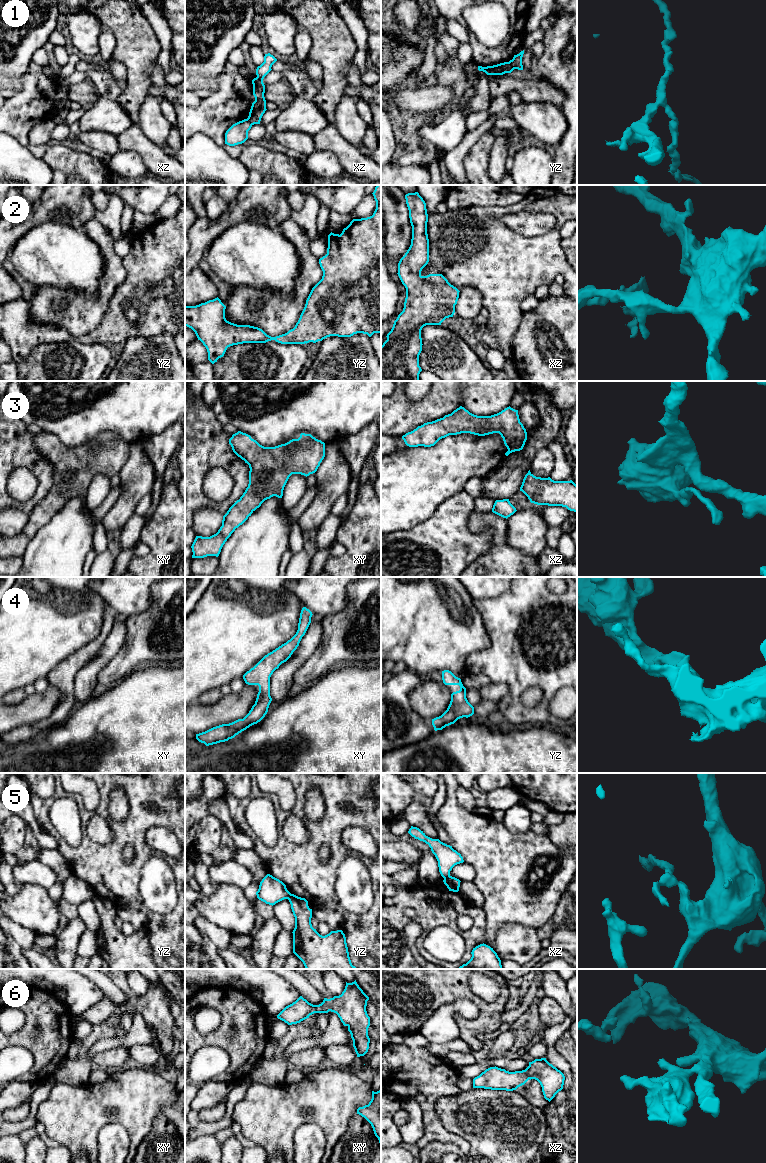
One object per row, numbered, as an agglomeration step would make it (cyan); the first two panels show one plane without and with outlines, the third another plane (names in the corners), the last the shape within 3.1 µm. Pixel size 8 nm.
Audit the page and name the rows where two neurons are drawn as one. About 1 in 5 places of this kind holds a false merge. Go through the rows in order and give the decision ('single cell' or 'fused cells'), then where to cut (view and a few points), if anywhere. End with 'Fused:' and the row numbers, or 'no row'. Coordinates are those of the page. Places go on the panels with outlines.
1: fused cells; cut yz (511, 60), (515, 68)
2: single cell; cut none
3: single cell; cut none
4: single cell; cut none
5: fused cells; cut yz (290, 893), (287, 898)
6: single cell; cut none
Fused: 1, 5

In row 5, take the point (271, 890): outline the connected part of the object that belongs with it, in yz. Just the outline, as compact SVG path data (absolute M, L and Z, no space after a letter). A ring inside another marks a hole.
M267 874L260 882L256 895L259 900L273 906L284 899L288 899L290 892L282 881Z

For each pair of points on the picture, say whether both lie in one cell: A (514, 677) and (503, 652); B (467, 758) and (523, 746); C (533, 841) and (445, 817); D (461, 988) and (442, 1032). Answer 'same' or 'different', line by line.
A: same
B: same
C: same
D: different

